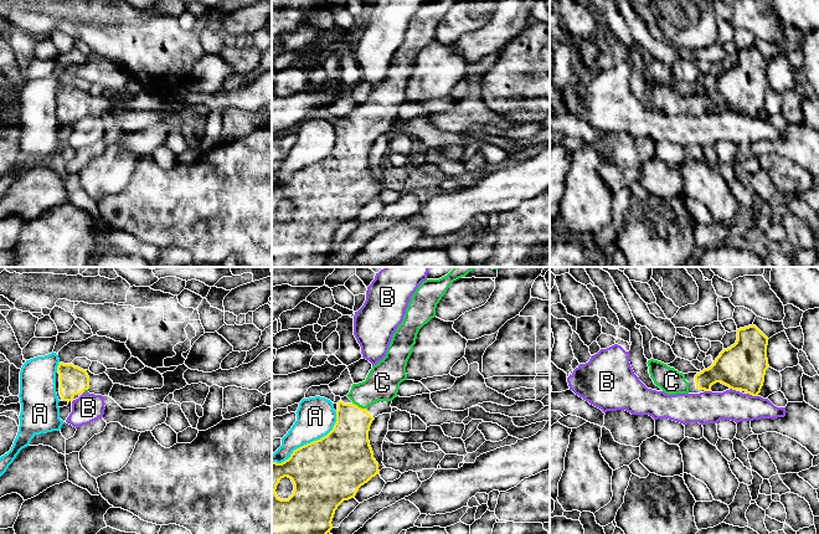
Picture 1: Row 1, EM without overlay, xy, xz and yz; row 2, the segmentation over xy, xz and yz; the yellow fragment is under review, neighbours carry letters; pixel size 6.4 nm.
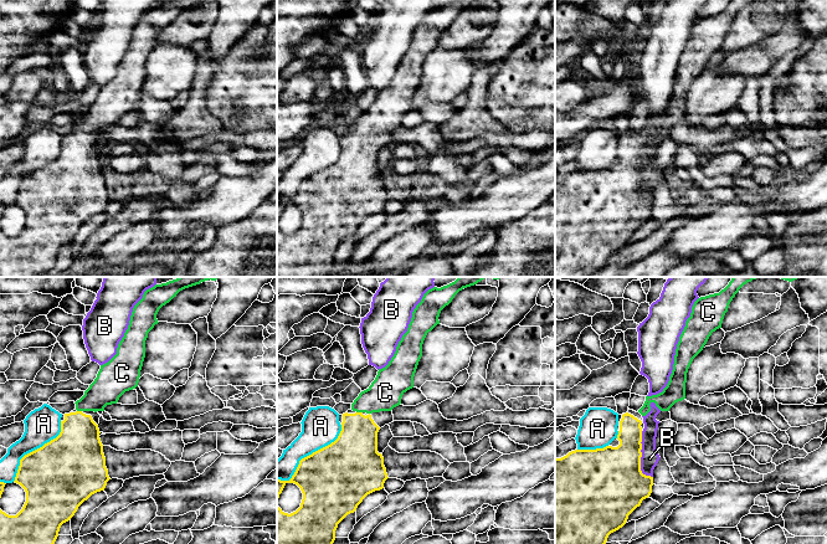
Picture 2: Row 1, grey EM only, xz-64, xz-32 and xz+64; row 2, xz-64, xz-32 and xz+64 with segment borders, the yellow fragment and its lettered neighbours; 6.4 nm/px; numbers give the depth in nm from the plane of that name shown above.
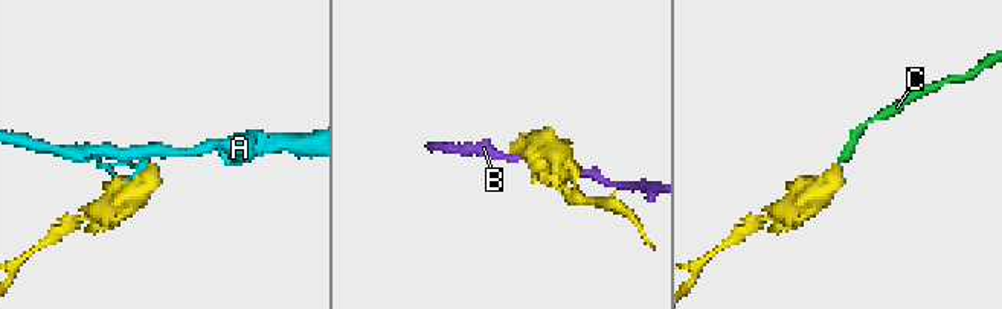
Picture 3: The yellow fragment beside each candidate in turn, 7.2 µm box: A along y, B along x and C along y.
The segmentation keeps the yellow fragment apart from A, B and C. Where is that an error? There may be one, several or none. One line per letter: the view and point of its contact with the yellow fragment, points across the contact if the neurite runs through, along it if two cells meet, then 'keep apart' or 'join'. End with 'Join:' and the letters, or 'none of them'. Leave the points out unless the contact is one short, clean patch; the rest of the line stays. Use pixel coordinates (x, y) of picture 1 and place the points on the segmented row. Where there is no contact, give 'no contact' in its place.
A: meets yellow in xz at (310, 442); keep apart
B: meets yellow in yz at (752, 395); keep apart
C: meets yellow in xz at (360, 407); runs through xz (348, 443), (353, 419), (360, 407), (382, 383); join
Join: C

